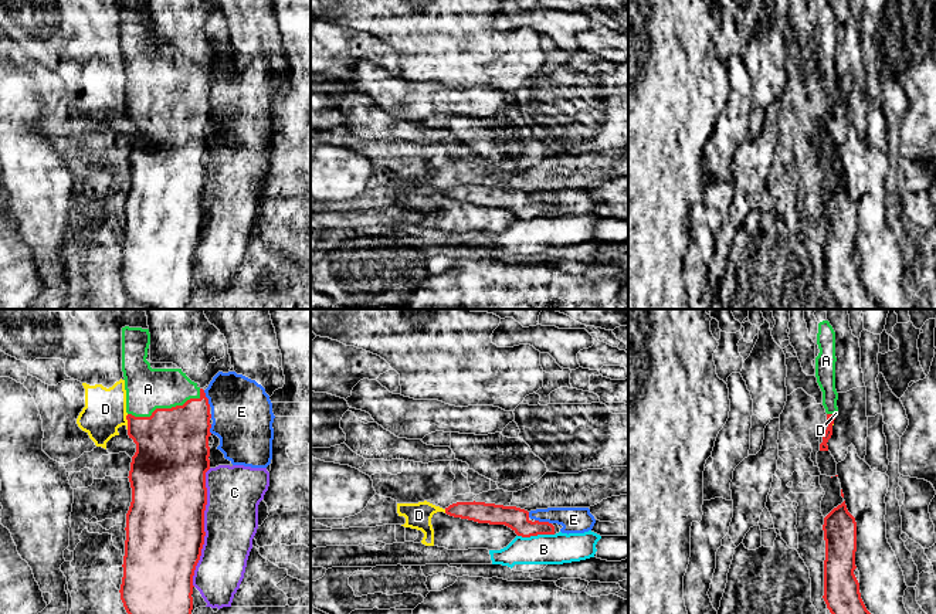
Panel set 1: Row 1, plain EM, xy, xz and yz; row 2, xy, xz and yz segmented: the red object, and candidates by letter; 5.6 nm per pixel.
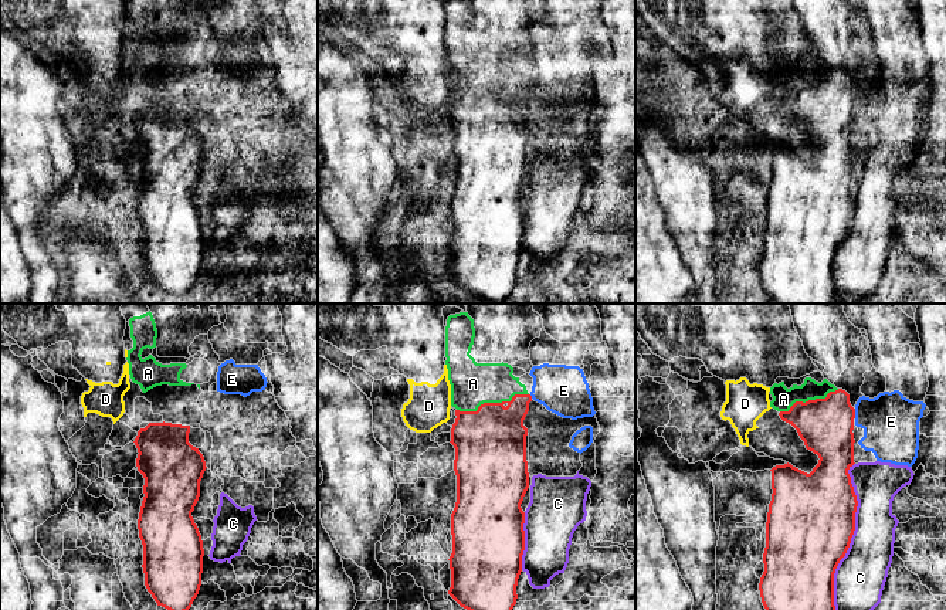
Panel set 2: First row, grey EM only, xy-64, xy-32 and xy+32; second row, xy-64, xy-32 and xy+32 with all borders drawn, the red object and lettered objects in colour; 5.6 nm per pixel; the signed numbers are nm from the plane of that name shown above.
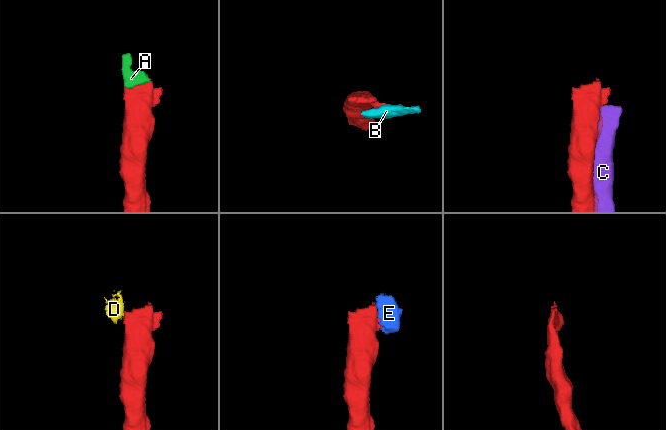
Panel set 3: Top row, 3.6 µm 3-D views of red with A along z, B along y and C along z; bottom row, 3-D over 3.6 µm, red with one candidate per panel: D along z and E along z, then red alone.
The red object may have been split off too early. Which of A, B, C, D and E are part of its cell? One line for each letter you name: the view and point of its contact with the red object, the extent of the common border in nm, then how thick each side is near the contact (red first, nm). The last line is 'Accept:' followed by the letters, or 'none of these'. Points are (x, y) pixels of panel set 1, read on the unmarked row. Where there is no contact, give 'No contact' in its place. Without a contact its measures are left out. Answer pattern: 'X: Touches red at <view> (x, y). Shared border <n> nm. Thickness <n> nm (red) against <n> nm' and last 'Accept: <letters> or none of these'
A: Touches red at xy (166, 91). Shared border 440 nm. Thickness 420 nm (red) against 240 nm
Accept: A

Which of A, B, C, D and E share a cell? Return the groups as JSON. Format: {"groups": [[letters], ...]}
{"groups": [["A"], ["B"], ["C", "E"], ["D"]]}

